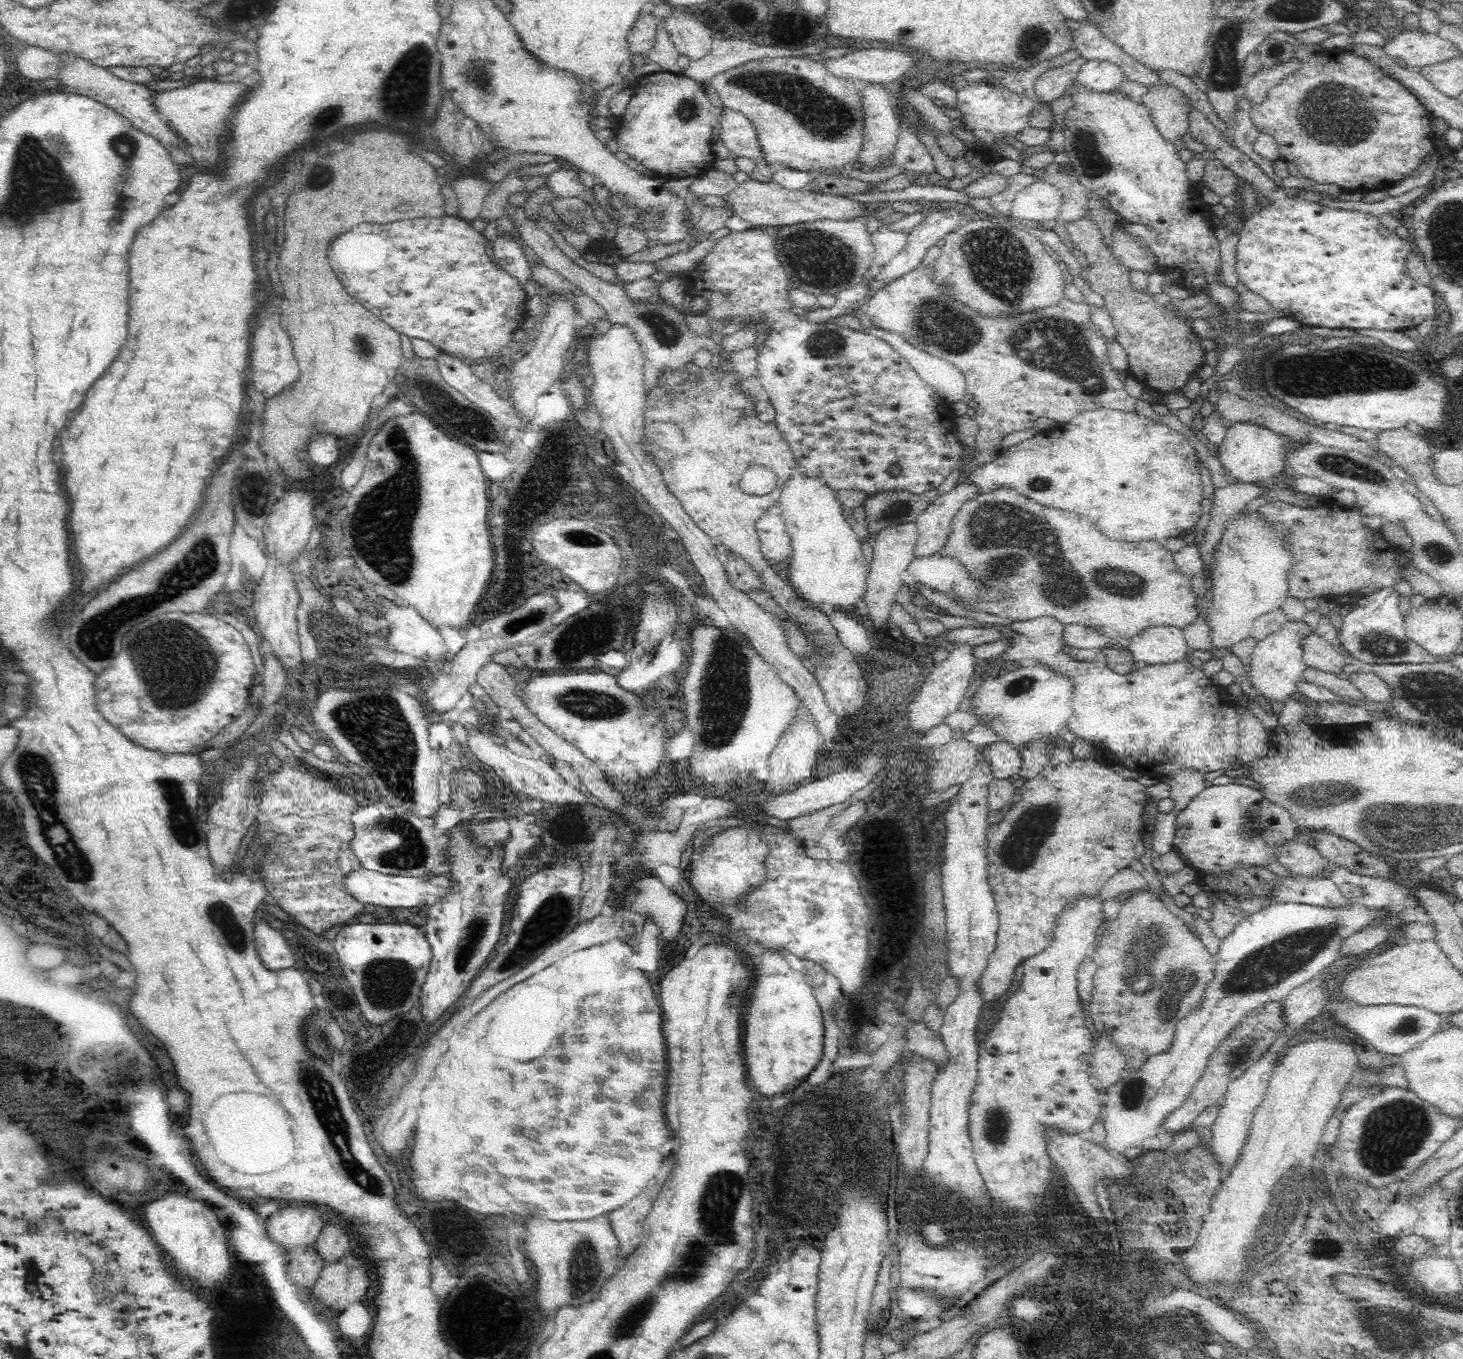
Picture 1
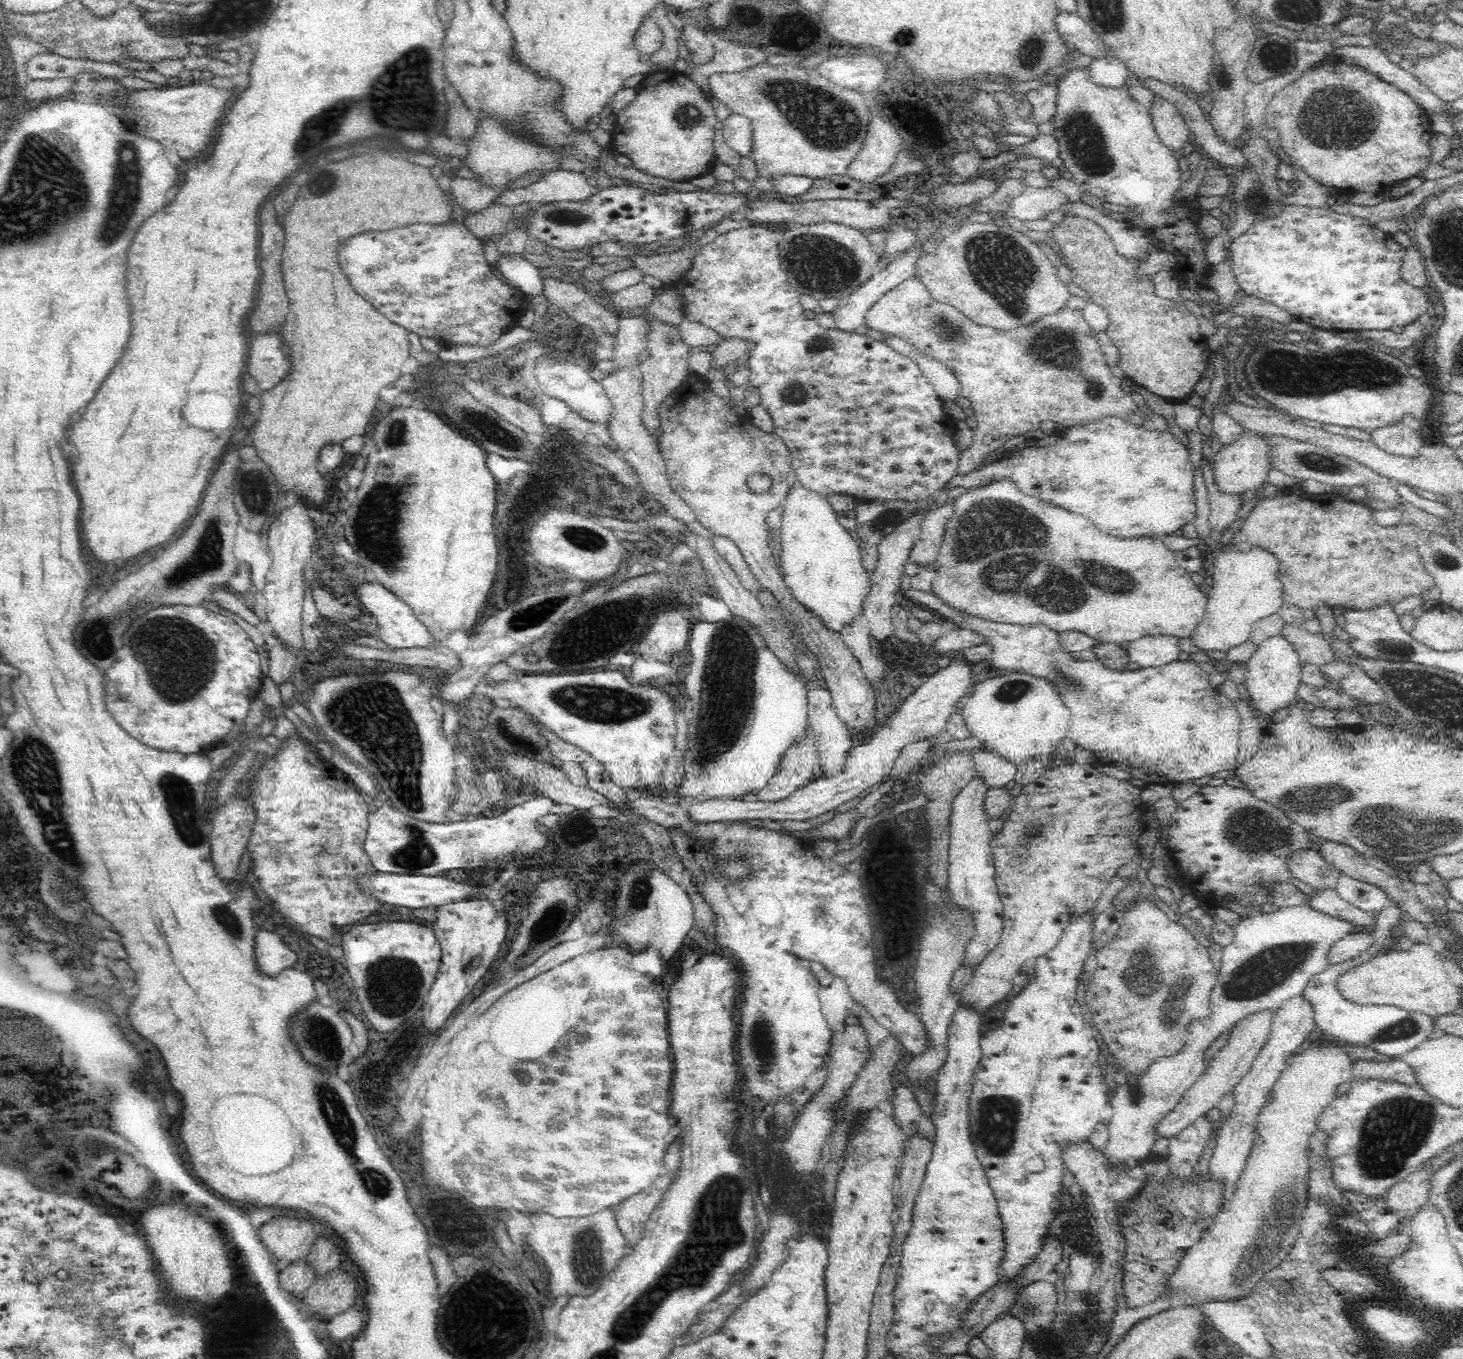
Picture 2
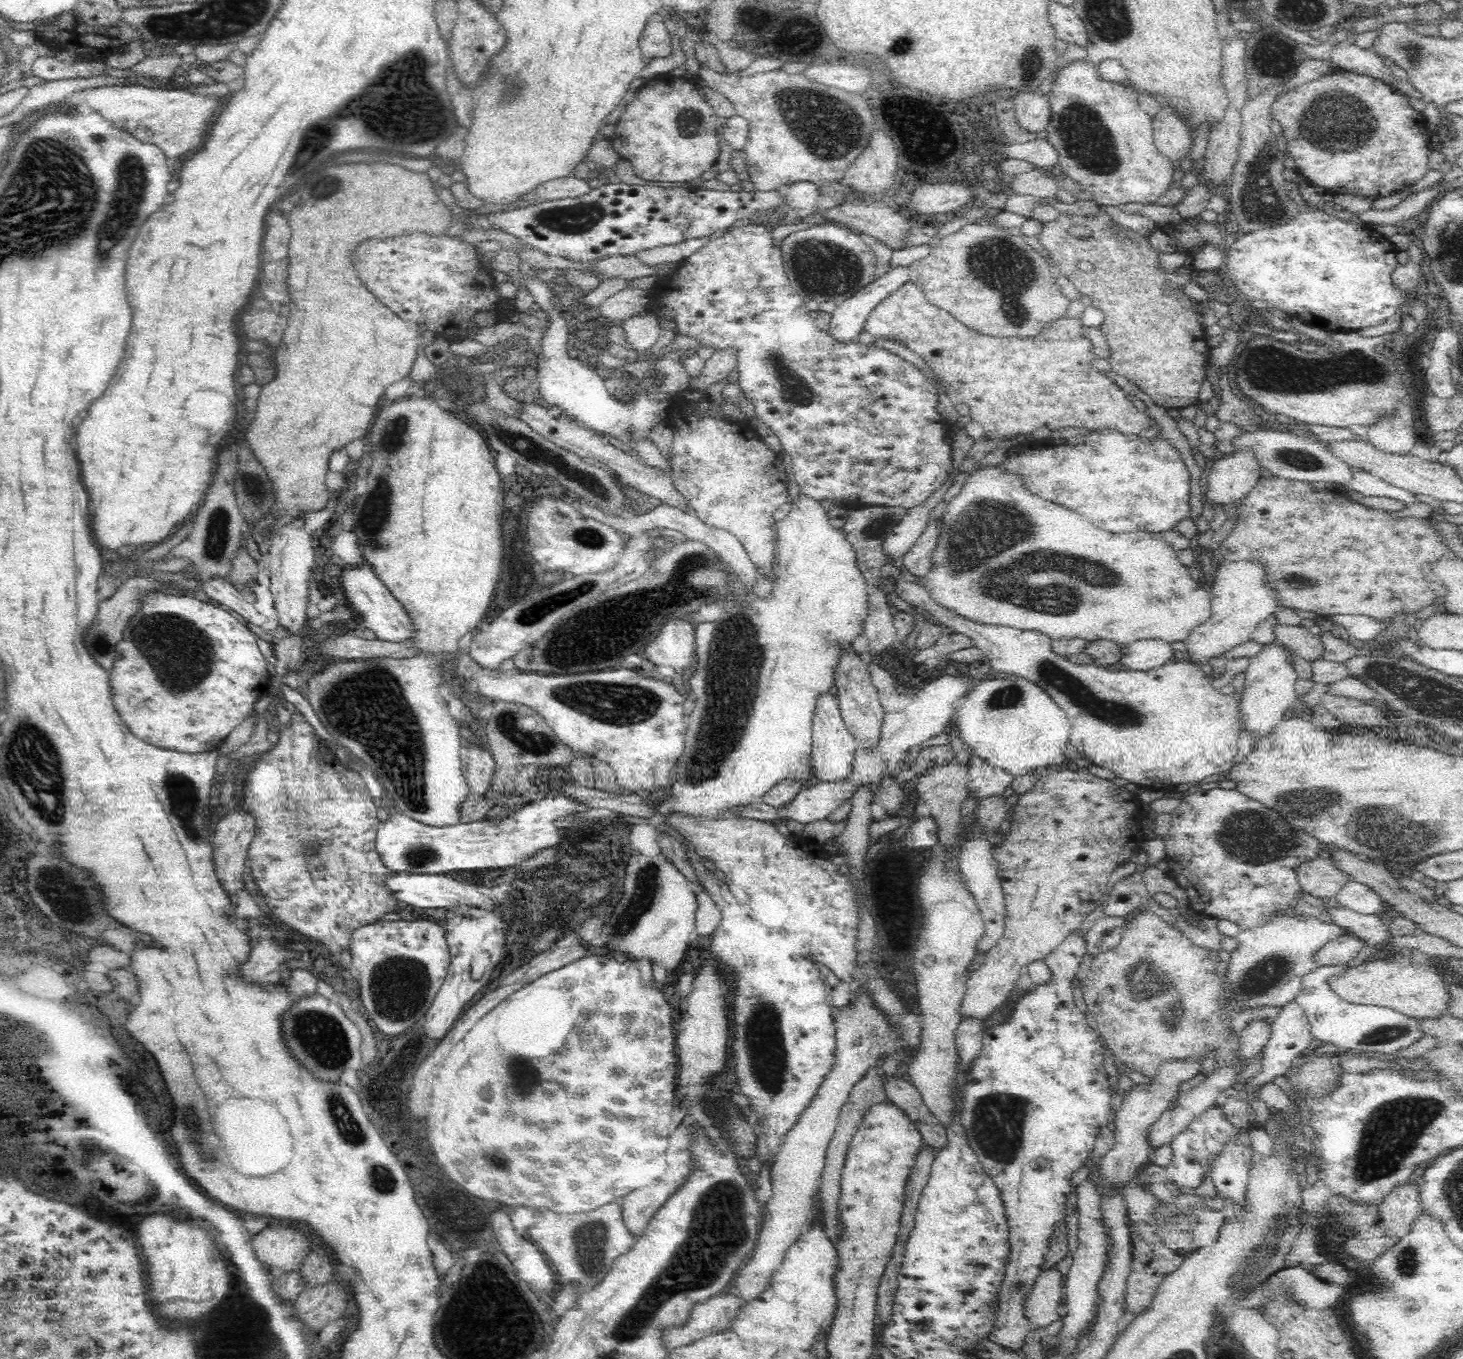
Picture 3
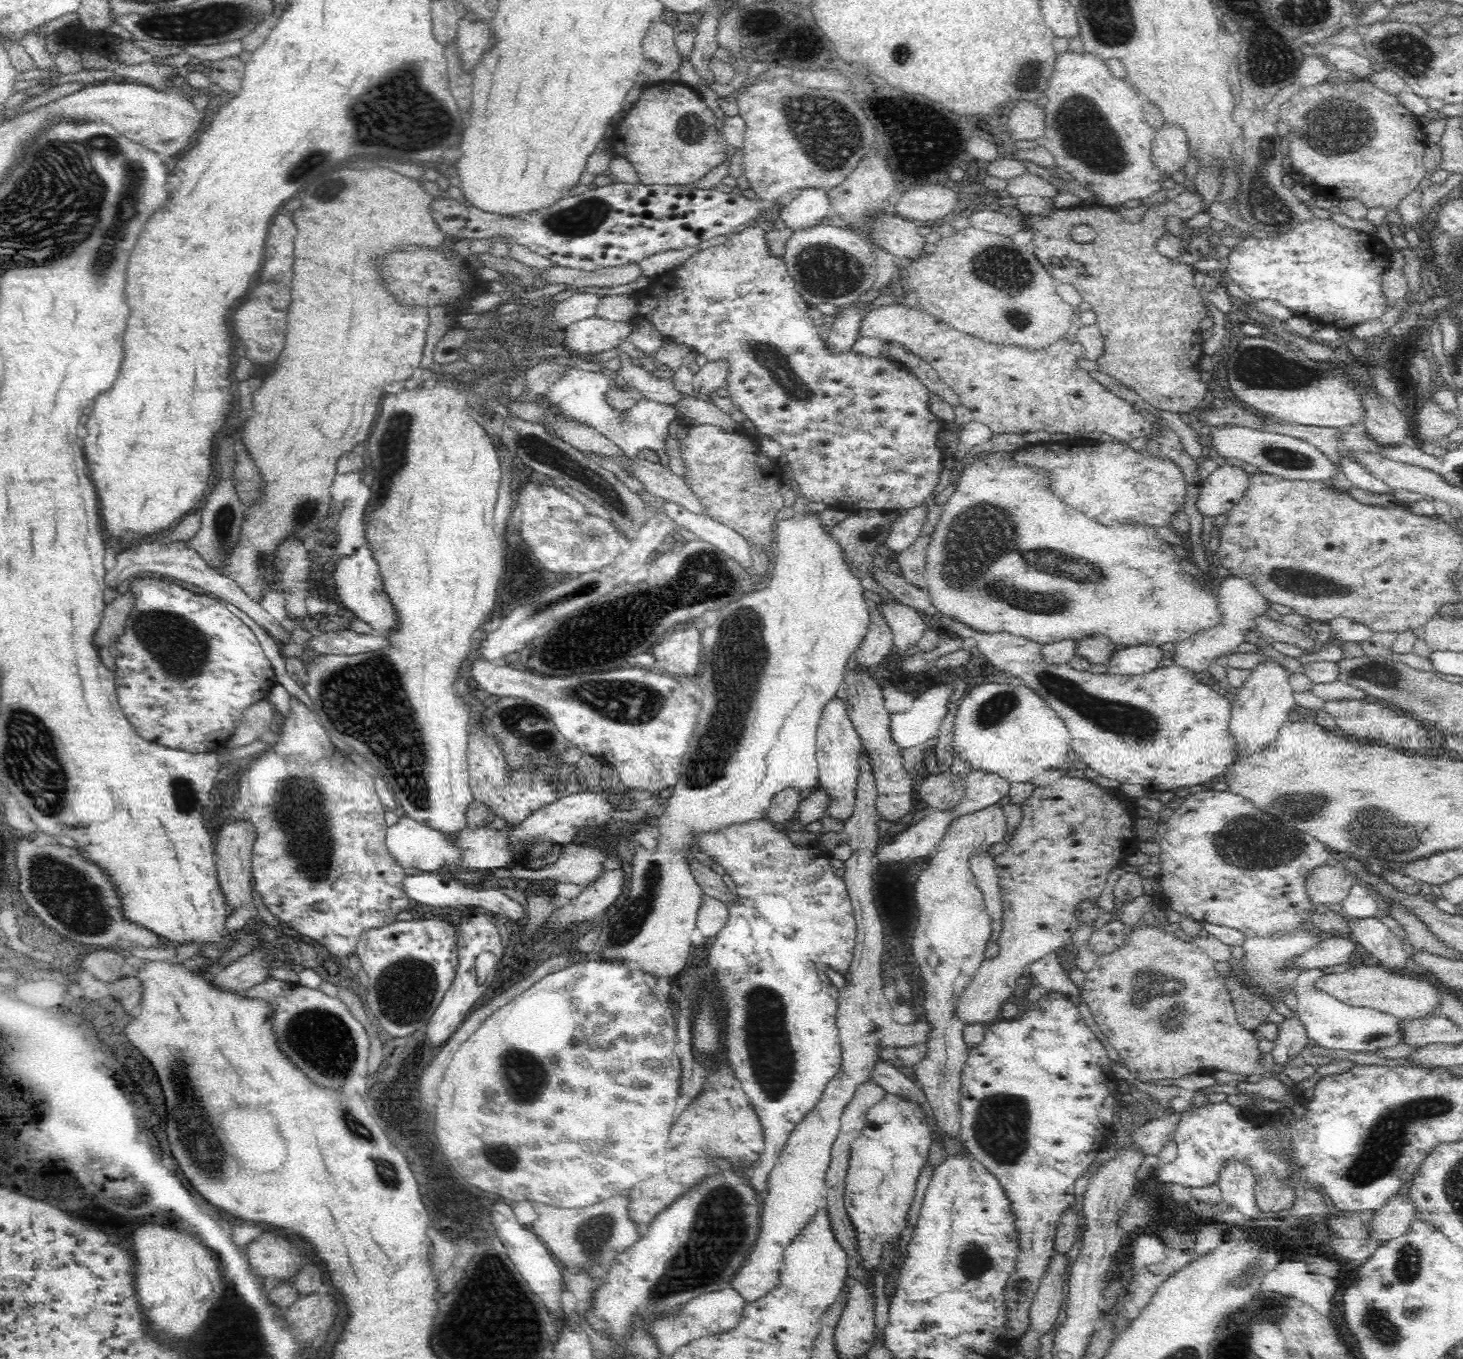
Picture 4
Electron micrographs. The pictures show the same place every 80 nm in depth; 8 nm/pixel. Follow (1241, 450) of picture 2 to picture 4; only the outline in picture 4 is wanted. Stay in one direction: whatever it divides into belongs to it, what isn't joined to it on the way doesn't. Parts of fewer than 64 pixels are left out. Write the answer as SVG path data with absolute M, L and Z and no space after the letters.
M1225 463L1217 466L1201 484L1196 505L1202 517L1220 521L1226 514L1231 514L1234 505L1246 496L1252 478L1248 470L1240 466Z

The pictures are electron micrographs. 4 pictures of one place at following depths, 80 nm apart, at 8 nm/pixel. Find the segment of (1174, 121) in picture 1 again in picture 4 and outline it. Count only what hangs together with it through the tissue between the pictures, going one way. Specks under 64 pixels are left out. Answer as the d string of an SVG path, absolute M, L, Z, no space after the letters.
M1164 120L1155 130L1152 140L1152 157L1164 174L1169 176L1182 170L1189 159L1188 140L1184 127Z

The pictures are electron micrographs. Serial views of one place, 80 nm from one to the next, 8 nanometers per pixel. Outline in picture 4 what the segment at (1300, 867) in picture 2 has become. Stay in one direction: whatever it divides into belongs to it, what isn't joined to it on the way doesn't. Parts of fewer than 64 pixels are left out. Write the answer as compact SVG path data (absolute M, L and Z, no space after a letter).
M1328 862L1308 871L1304 882L1306 895L1312 904L1324 904L1337 909L1340 909L1342 900L1354 884L1343 866L1330 867Z

